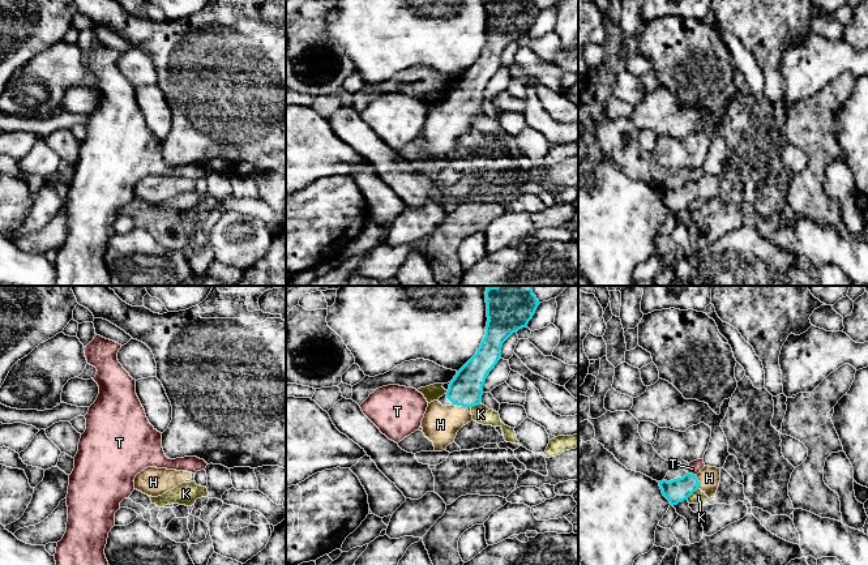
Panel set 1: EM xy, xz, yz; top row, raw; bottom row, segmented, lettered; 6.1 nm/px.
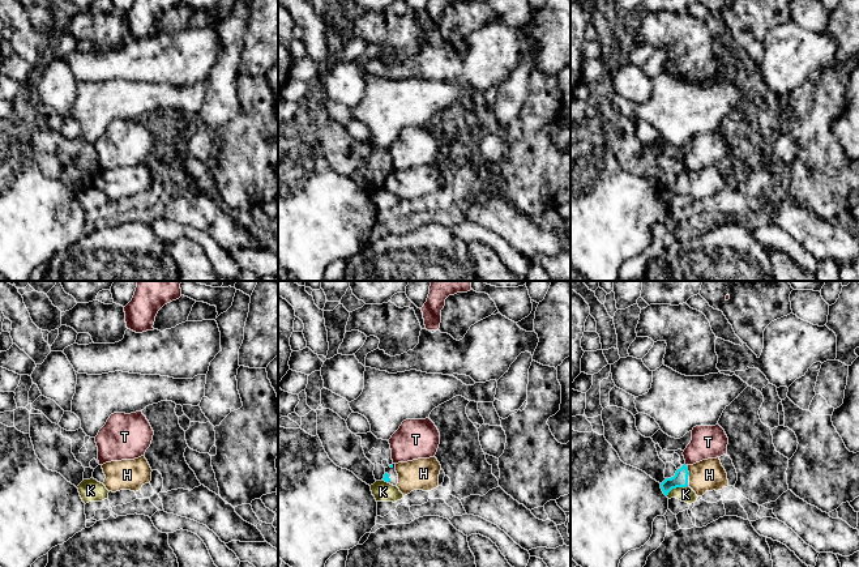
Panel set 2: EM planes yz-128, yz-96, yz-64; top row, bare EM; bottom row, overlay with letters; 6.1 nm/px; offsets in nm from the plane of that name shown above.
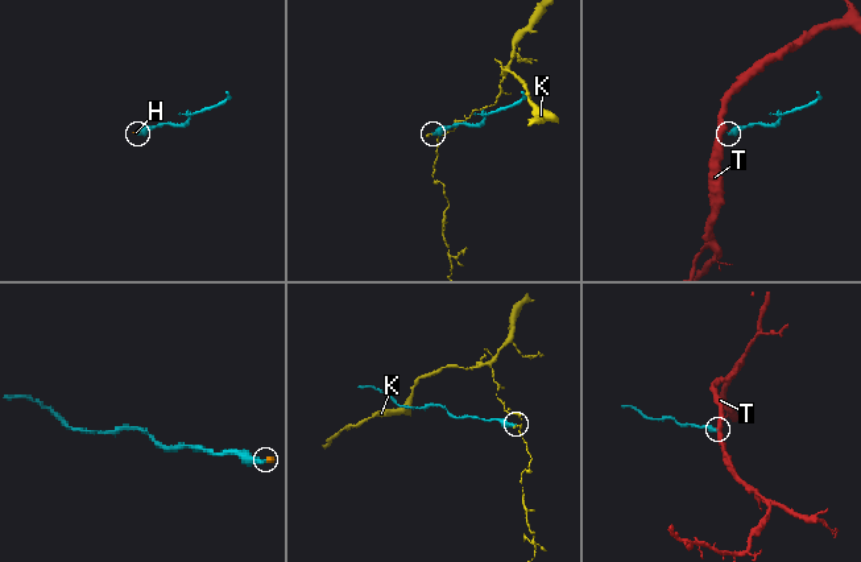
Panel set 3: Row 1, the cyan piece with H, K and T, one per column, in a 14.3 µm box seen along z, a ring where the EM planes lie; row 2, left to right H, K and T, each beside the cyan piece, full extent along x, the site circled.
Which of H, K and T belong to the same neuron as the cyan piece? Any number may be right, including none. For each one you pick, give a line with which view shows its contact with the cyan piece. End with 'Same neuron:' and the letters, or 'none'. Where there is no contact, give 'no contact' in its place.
H: yz
Same neuron: H

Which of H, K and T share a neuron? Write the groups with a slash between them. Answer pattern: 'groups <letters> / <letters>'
groups H / K / T

